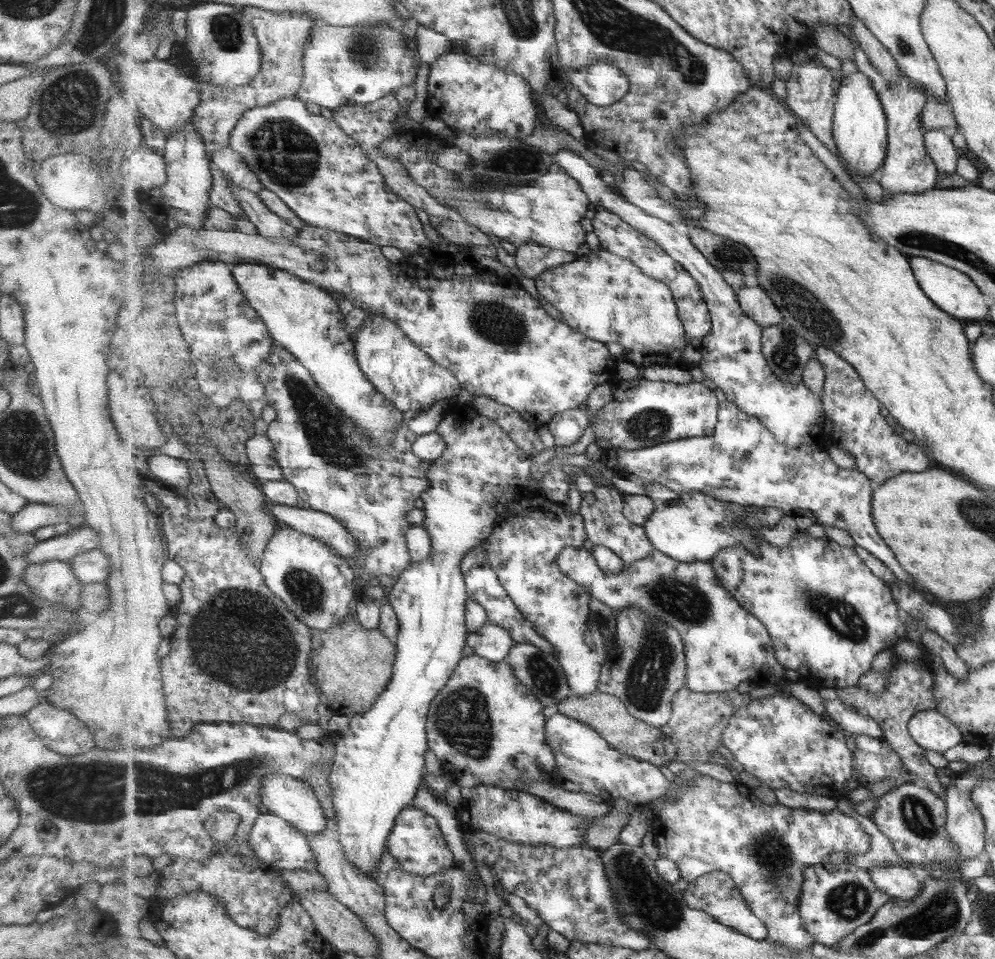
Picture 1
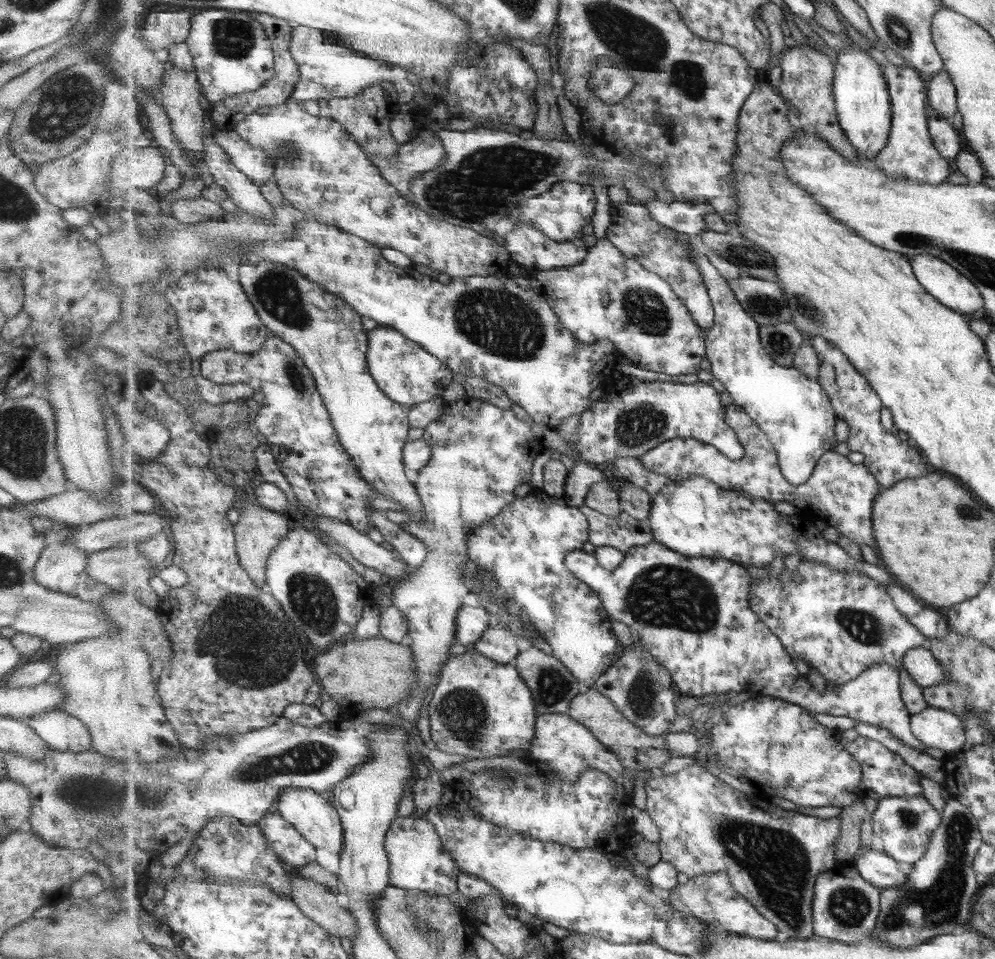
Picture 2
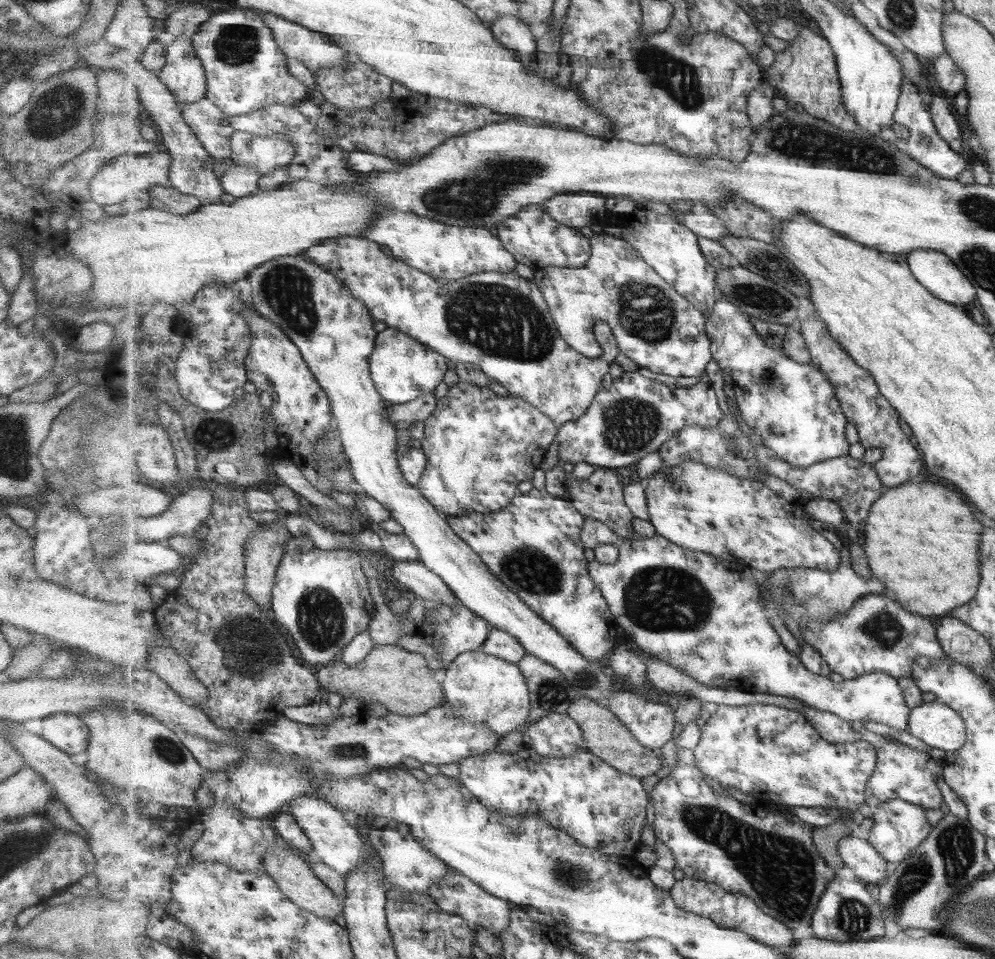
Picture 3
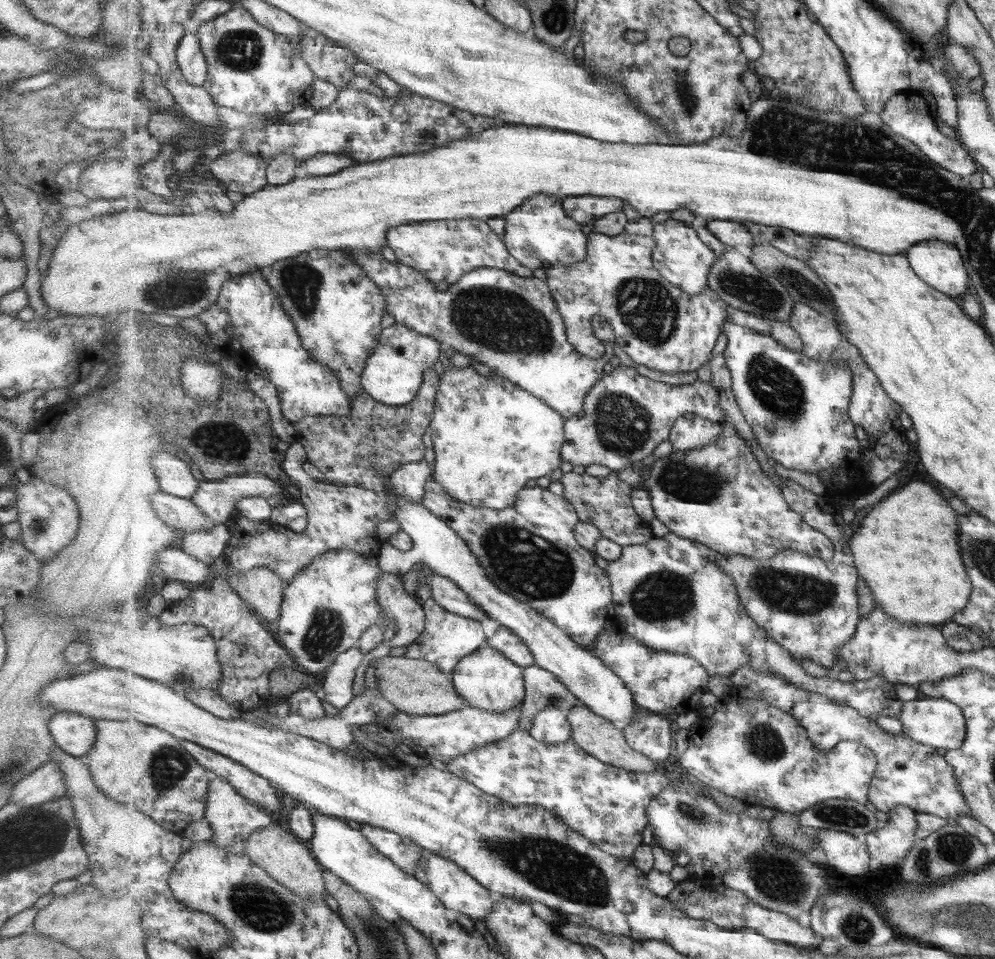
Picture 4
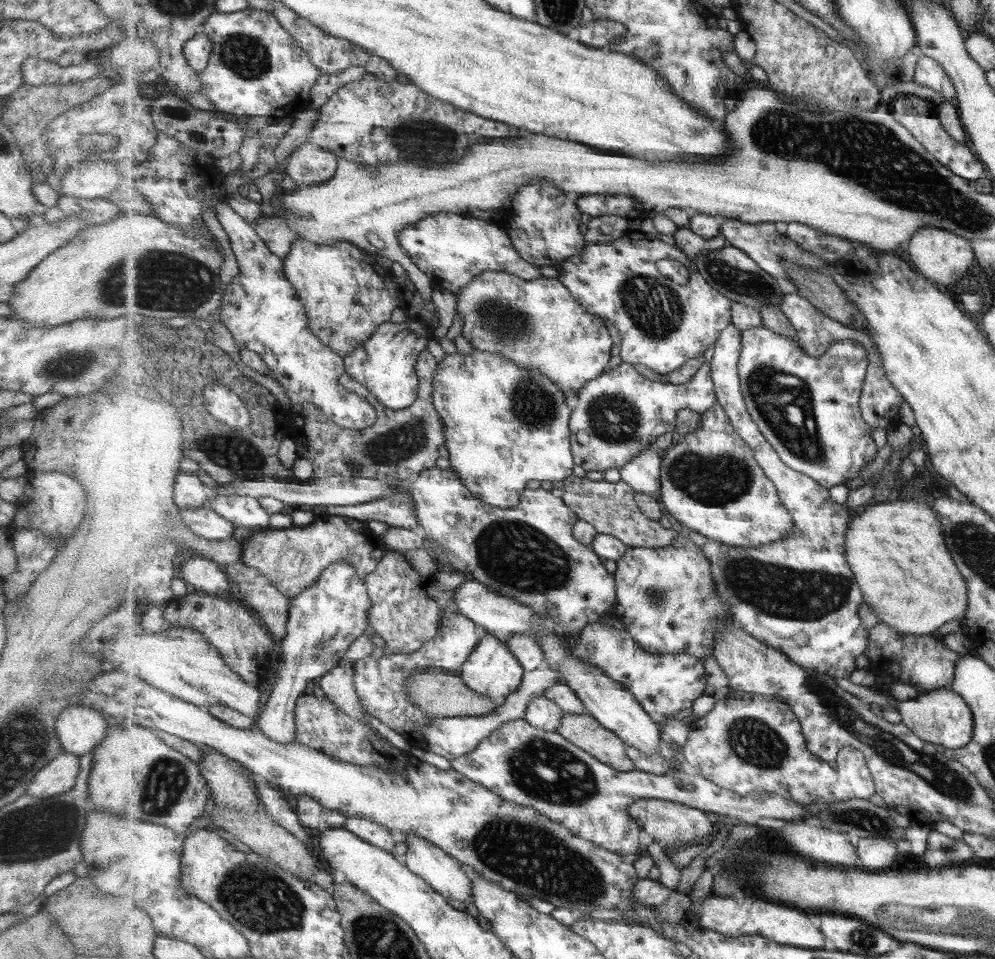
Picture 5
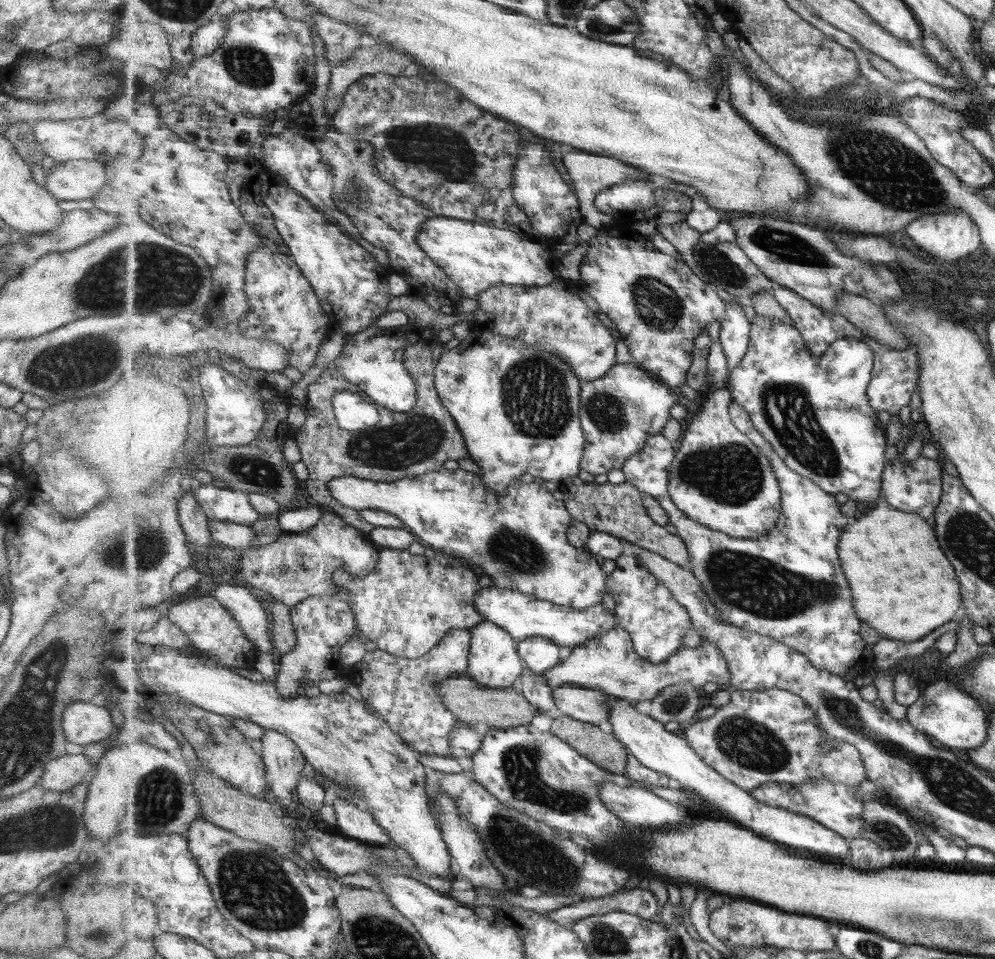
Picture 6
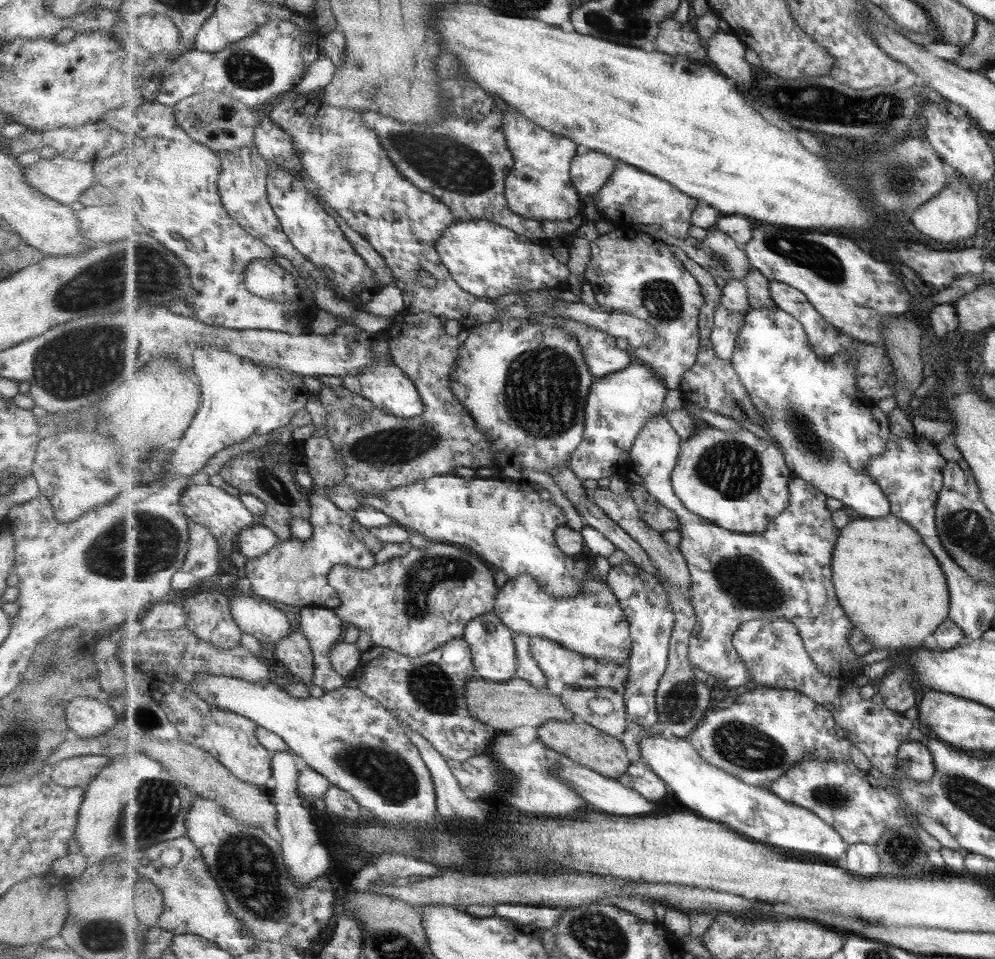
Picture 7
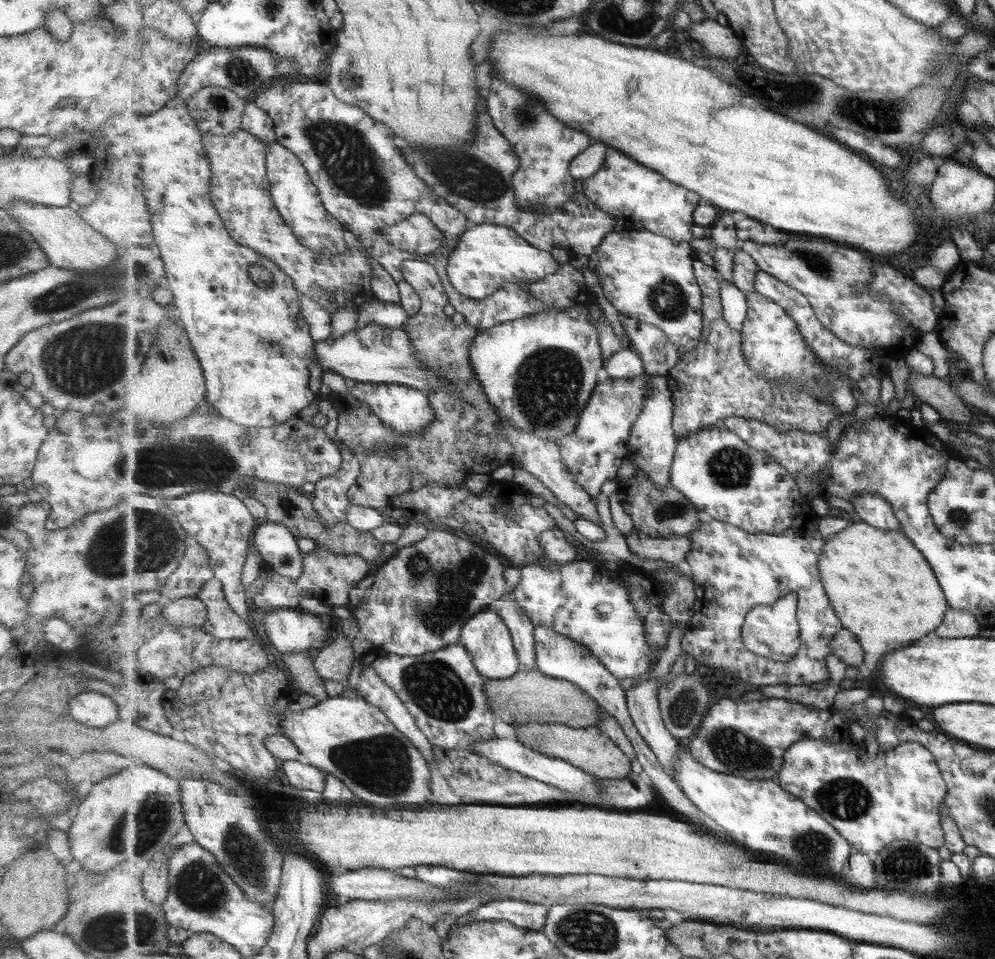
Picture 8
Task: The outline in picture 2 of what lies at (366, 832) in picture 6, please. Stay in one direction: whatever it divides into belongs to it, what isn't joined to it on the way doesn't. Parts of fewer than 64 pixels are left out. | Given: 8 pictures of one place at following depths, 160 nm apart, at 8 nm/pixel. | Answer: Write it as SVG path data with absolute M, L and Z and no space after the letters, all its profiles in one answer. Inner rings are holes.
M419 816L417 819L410 817L397 817L391 825L386 836L386 850L390 858L390 884L414 892L427 892L427 894L449 896L458 891L458 876L462 868L453 860L453 856L445 849L441 835L436 831L436 826L427 819Z

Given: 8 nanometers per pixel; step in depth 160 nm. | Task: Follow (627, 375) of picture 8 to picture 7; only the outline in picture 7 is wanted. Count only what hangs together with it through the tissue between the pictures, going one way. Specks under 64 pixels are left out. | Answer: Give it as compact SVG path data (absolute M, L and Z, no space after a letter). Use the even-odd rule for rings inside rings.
M559 315L558 318L562 320L560 328L566 330L568 334L574 334L578 343L582 346L582 353L585 356L587 367L591 369L591 375L593 377L605 377L615 372L621 372L631 366L633 360L629 356L629 352L625 349L617 348L617 337L603 332L598 328L592 327L591 325L579 322L578 320L571 320L570 318Z

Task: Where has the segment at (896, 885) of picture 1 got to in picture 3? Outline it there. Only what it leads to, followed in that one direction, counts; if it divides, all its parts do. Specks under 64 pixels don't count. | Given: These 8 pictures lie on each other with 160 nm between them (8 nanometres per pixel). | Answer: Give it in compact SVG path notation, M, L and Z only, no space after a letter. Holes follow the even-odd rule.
M849 836L839 844L839 856L859 880L875 890L887 880L887 860L868 839Z

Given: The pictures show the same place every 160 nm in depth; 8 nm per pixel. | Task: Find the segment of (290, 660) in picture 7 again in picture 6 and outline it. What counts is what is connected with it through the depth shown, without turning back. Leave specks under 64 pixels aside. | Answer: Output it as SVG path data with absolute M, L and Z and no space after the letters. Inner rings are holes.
M260 594L266 608L272 615L270 631L272 634L273 646L282 655L294 651L297 644L297 635L292 623L292 607L280 600L275 600L266 594Z

